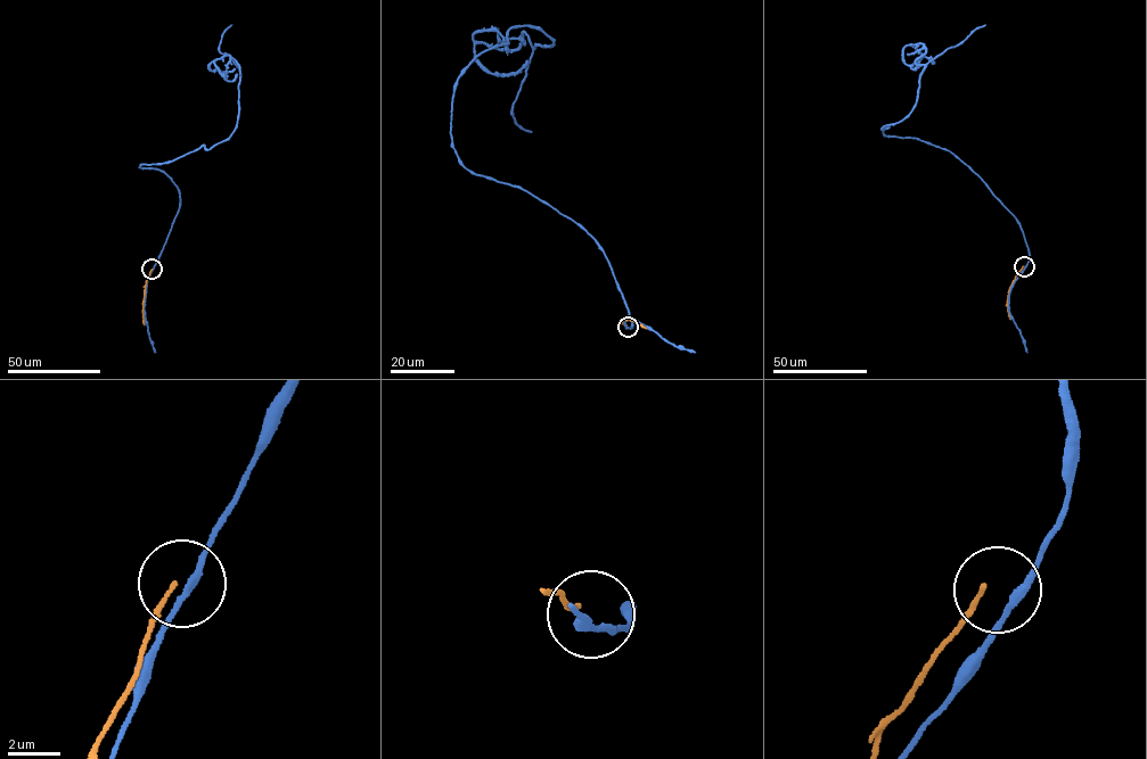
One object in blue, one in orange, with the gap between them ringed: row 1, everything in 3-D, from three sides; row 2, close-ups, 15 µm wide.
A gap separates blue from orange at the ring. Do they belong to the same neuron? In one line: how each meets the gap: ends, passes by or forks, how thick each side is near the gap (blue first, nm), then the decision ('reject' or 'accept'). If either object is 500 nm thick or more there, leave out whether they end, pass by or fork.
blue passes by | orange ends | 260/150 nm | reject

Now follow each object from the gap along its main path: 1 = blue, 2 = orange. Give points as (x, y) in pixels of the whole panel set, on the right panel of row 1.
1: (1024, 266), (1019, 223), (986, 183), (949, 150), (882, 129), (916, 104), (926, 50), (911, 43), (932, 60)
2: (1023, 266), (1008, 290), (1010, 319)

